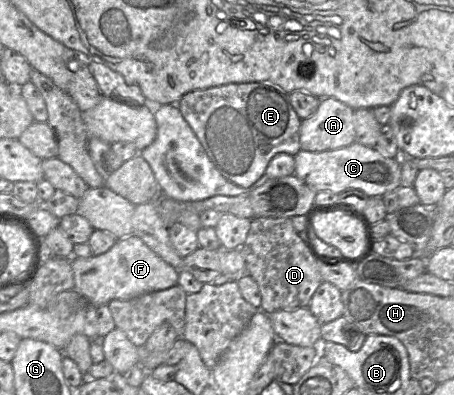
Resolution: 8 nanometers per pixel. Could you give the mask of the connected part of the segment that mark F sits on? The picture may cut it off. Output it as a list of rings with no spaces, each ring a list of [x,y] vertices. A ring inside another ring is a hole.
[[[137,235],[118,239],[105,253],[87,258],[71,257],[75,290],[94,306],[111,300],[130,300],[143,294],[168,289],[178,284],[179,270],[168,264]]]

